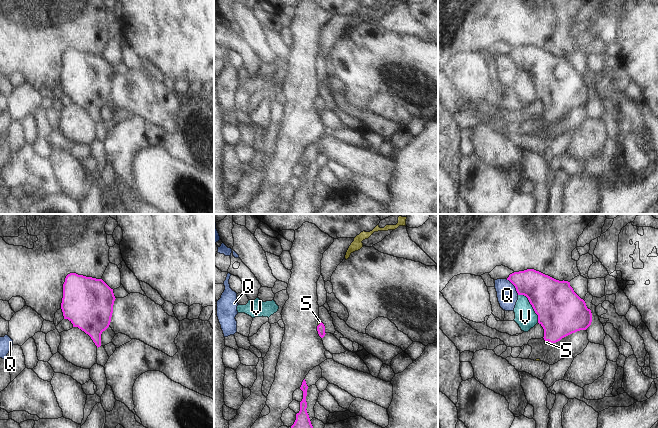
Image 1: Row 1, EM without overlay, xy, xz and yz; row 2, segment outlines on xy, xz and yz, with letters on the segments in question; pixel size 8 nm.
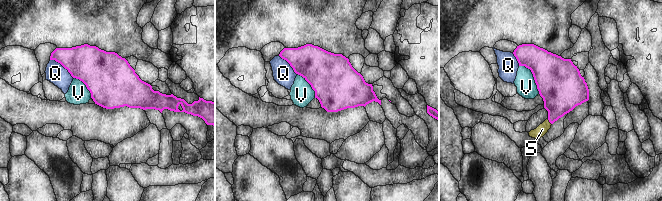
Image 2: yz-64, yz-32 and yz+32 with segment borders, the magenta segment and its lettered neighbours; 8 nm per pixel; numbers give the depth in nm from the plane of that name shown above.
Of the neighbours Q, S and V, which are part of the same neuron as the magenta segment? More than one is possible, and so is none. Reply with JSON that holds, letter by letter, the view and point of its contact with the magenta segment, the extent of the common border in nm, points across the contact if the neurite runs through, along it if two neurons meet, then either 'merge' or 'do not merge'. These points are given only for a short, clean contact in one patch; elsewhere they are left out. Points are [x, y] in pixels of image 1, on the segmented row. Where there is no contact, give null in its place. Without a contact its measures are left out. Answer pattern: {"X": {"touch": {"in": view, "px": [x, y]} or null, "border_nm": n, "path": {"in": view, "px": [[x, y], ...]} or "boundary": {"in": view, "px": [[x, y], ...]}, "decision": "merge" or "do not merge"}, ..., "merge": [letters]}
{"Q": {"touch": {"in": "yz", "px": [514, 285]}, "border_nm": 160, "decision": "do not merge"}, "S": {"touch": {"in": "yz", "px": [548, 340]}, "border_nm": 50, "path": {"in": "yz", "px": [[561, 312], [548, 340], [546, 342]]}, "decision": "merge"}, "V": {"touch": {"in": "yz", "px": [532, 306]}, "border_nm": 280, "decision": "do not merge"}, "merge": ["S"]}

